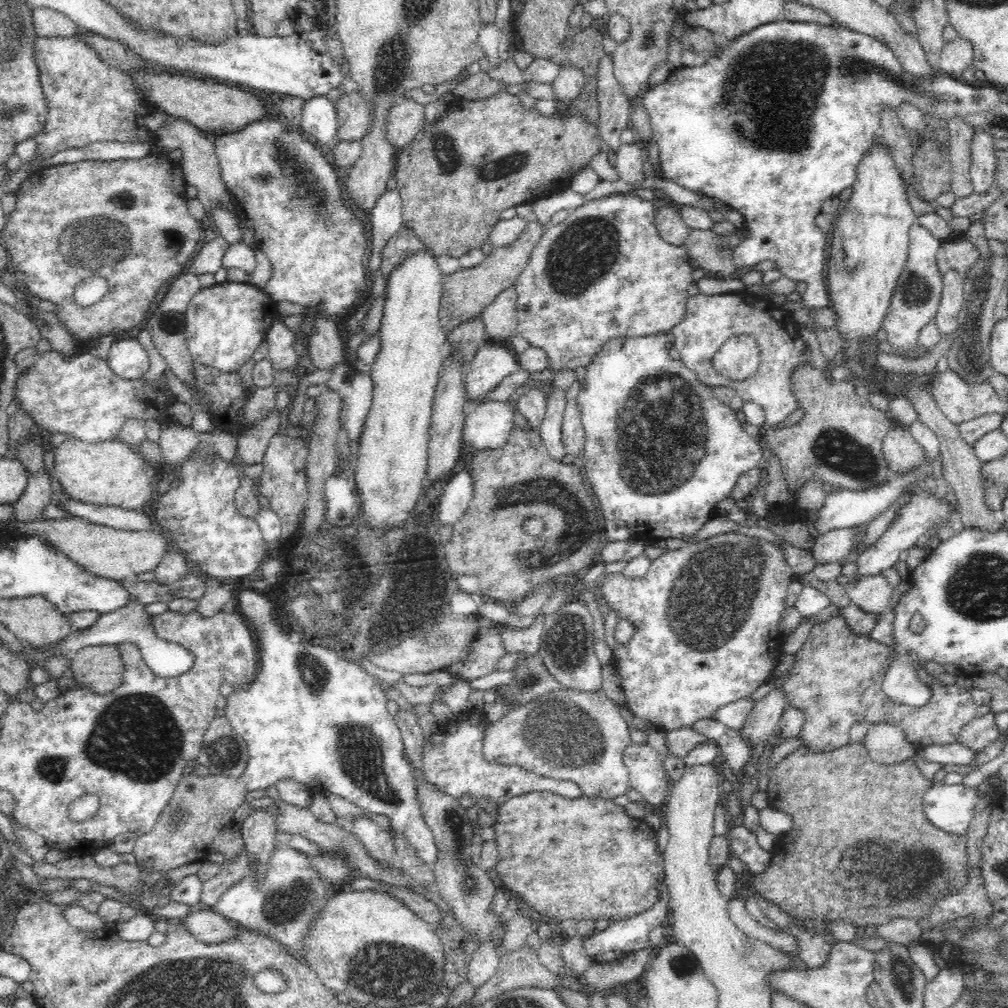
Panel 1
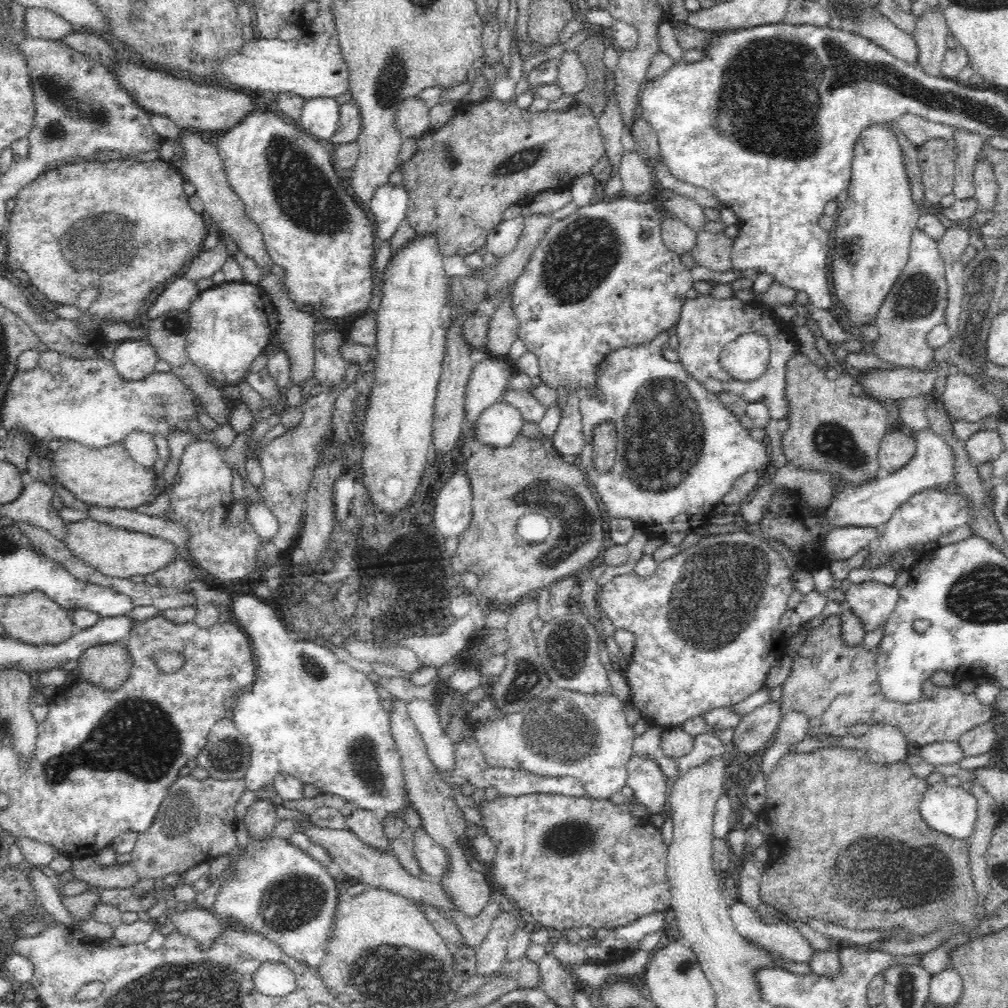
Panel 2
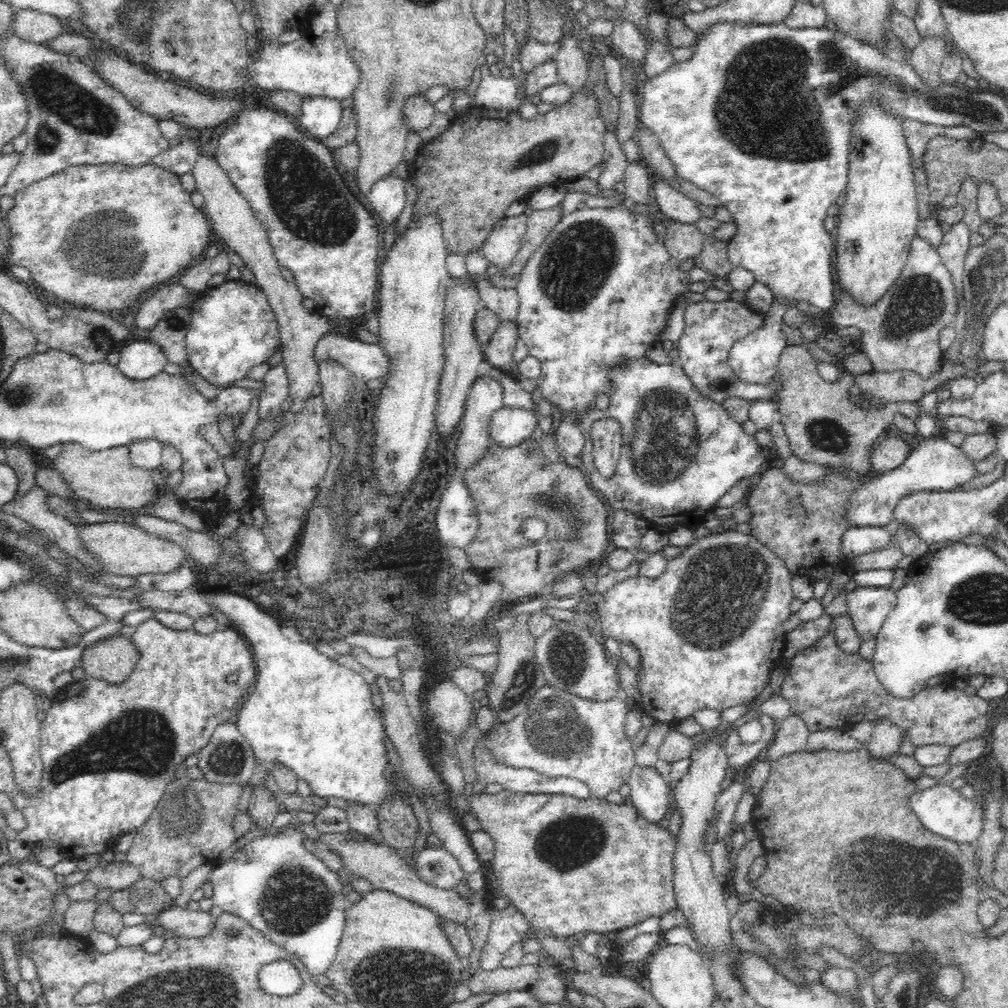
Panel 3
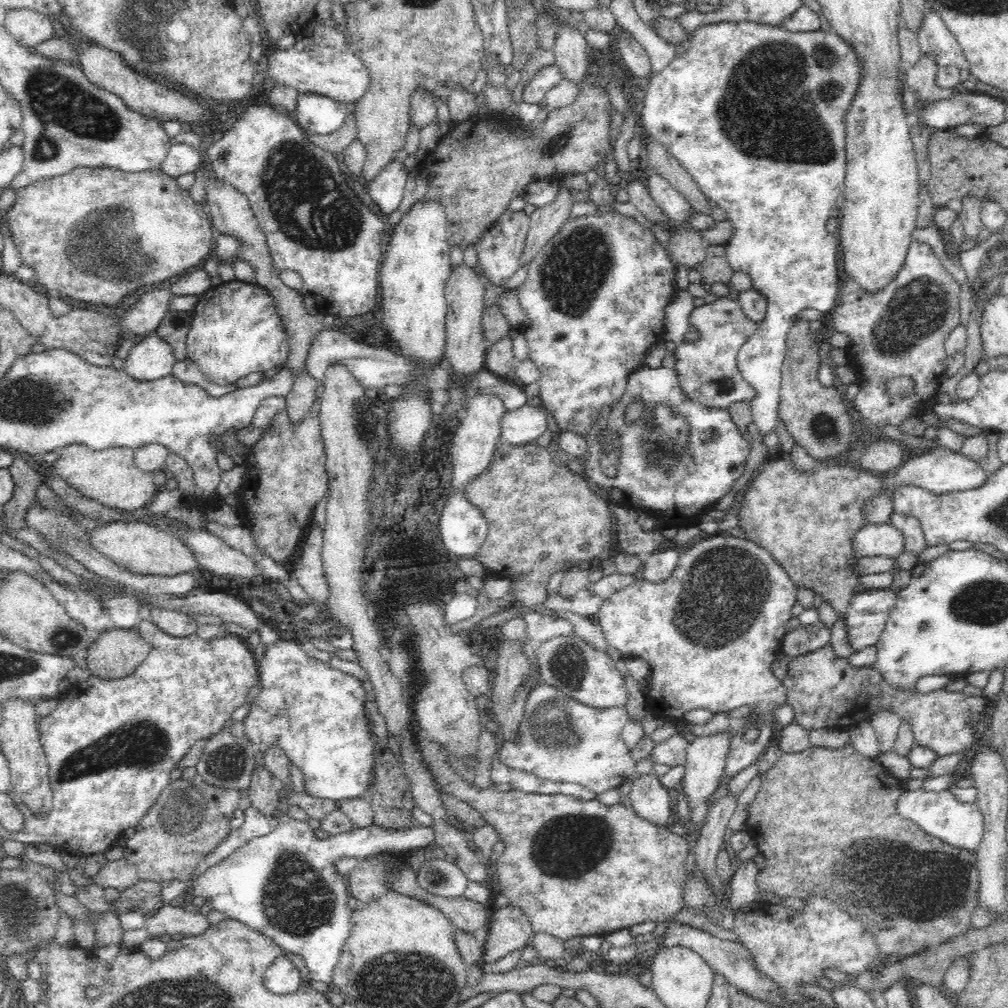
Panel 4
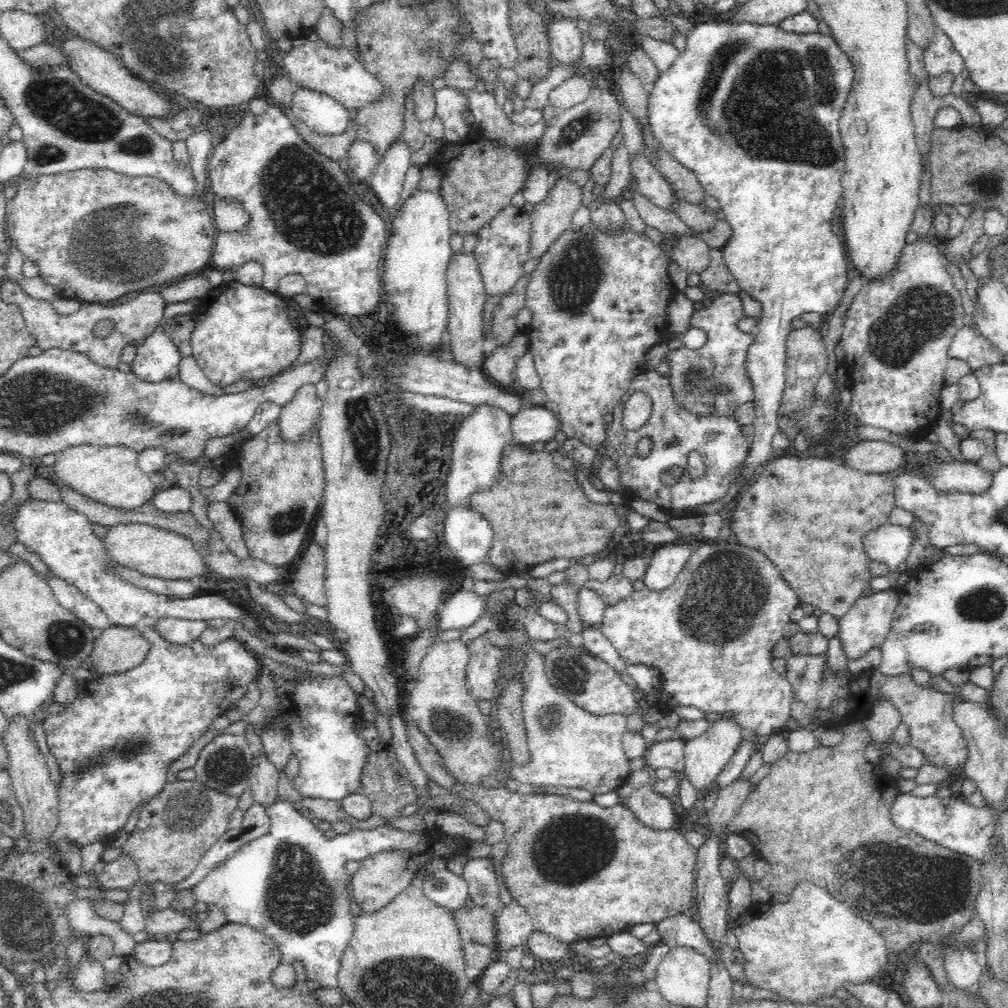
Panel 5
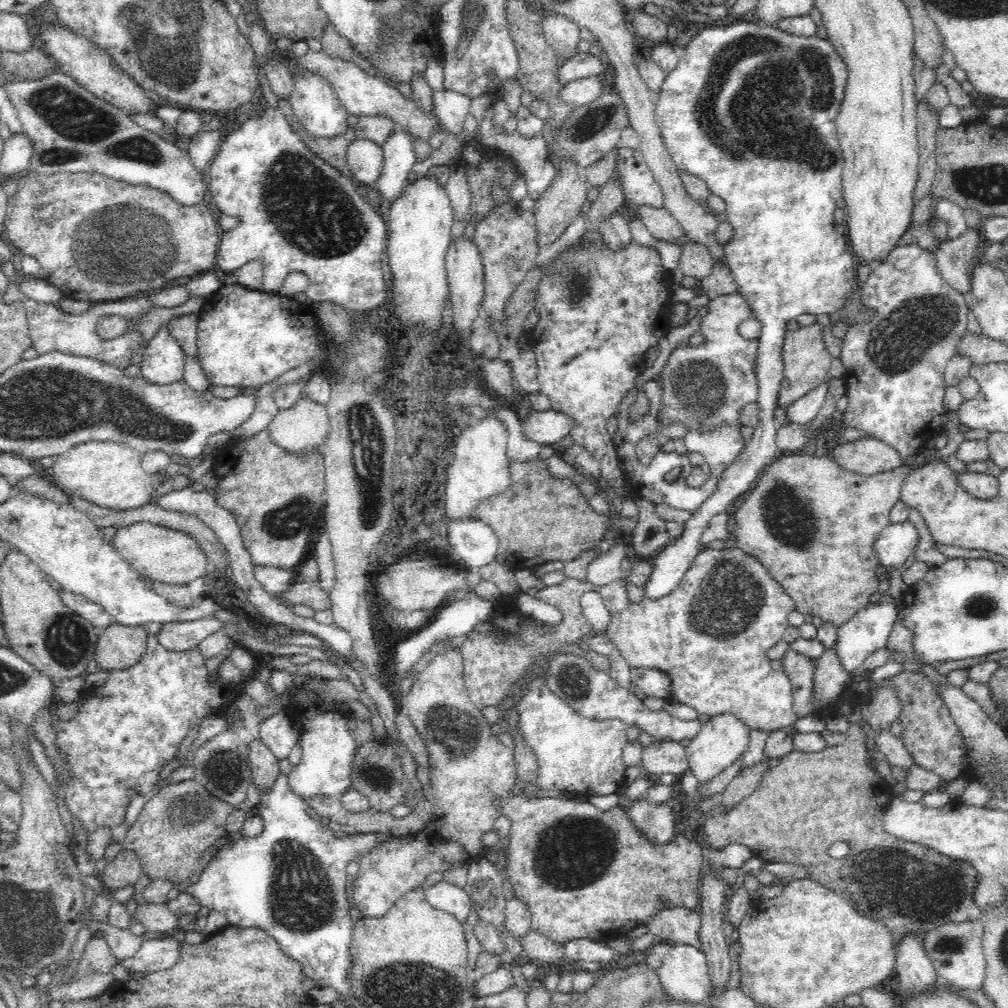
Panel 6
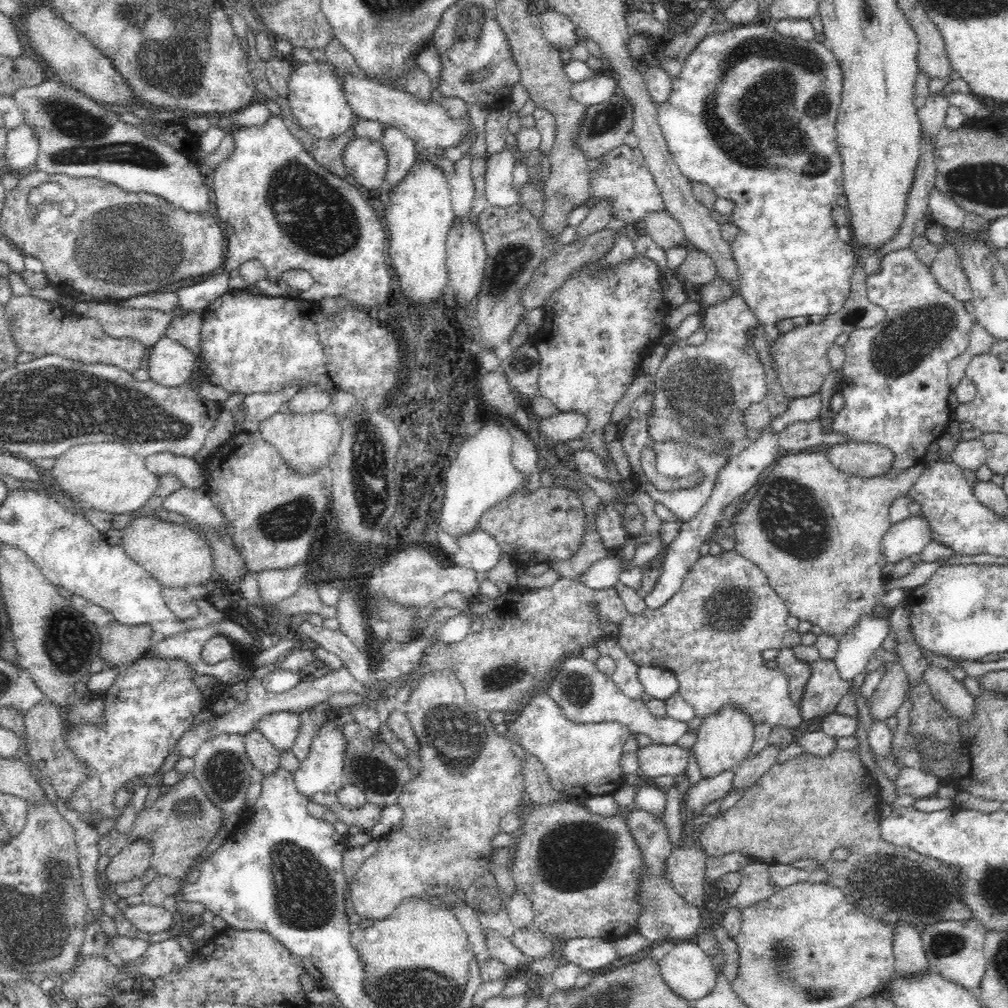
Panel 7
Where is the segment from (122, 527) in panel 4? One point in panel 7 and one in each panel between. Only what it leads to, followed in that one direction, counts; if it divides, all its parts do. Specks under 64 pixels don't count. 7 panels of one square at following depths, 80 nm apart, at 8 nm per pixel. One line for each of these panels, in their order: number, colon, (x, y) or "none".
5: (155, 552)
6: (159, 553)
7: (176, 555)

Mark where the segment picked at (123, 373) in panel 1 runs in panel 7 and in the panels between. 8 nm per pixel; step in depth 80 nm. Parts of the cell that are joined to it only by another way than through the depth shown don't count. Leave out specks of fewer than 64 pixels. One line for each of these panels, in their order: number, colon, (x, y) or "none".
2: (134, 359)
3: (140, 358)
4: (151, 358)
5: (157, 358)
6: (163, 358)
7: (170, 363)

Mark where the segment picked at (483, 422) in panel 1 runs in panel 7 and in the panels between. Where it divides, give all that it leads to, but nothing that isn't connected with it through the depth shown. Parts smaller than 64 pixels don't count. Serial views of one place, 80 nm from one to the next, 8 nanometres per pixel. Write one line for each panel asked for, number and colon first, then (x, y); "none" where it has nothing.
2: (496, 427)
3: (508, 426)
4: (525, 424)
5: (531, 424)
6: (547, 427)
7: (564, 426)

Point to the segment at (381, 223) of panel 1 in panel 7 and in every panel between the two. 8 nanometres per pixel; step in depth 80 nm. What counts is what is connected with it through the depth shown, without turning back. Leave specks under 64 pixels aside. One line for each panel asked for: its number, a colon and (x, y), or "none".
2: (389, 203)
3: (388, 196)
4: (387, 189)
5: (387, 182)
6: (399, 157)
7: (400, 150)

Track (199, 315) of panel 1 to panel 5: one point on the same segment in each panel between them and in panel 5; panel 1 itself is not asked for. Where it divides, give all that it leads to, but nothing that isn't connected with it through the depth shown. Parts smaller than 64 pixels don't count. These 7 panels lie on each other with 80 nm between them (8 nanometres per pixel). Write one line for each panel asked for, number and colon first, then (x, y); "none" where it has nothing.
2: (230, 325)
3: (233, 328)
4: (236, 329)
5: (242, 332)

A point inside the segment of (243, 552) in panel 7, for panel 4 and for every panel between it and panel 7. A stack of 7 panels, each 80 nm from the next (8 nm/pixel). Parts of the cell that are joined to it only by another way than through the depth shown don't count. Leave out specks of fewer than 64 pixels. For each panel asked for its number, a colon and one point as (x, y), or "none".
4: (285, 477)
5: (282, 485)
6: (276, 496)

